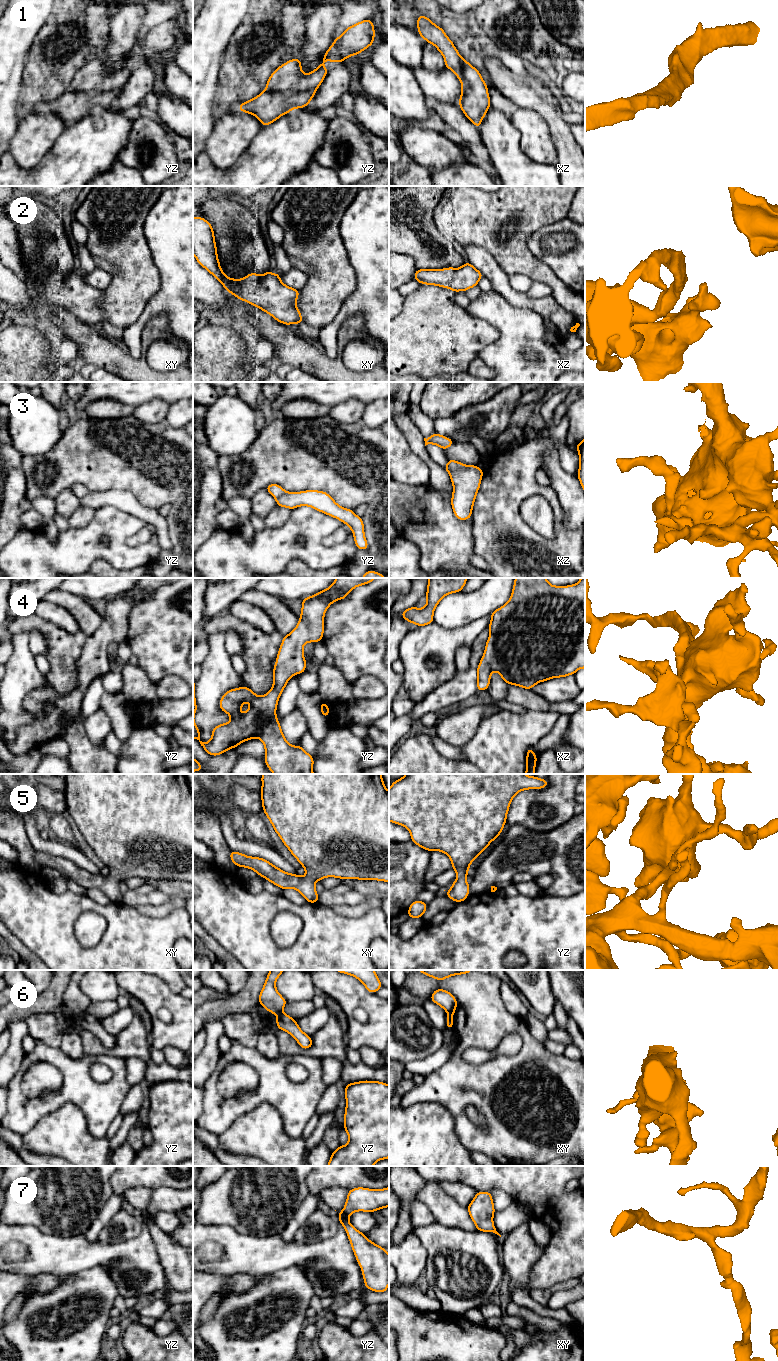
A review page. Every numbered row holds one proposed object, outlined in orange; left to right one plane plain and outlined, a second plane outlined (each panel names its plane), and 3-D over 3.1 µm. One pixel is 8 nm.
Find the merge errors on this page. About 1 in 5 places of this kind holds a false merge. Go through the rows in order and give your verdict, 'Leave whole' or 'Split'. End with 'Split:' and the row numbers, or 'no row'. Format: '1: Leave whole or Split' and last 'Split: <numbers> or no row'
1: Leave whole
2: Leave whole
3: Split
4: Leave whole
5: Leave whole
6: Split
7: Leave whole
Split: 3, 6

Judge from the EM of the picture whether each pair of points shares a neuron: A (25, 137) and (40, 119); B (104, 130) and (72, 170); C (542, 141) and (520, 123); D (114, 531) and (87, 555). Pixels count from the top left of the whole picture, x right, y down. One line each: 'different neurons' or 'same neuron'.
A: same neuron
B: same neuron
C: same neuron
D: same neuron

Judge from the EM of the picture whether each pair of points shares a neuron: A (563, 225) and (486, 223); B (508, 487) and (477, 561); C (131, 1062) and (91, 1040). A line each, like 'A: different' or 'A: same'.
A: different
B: different
C: different

